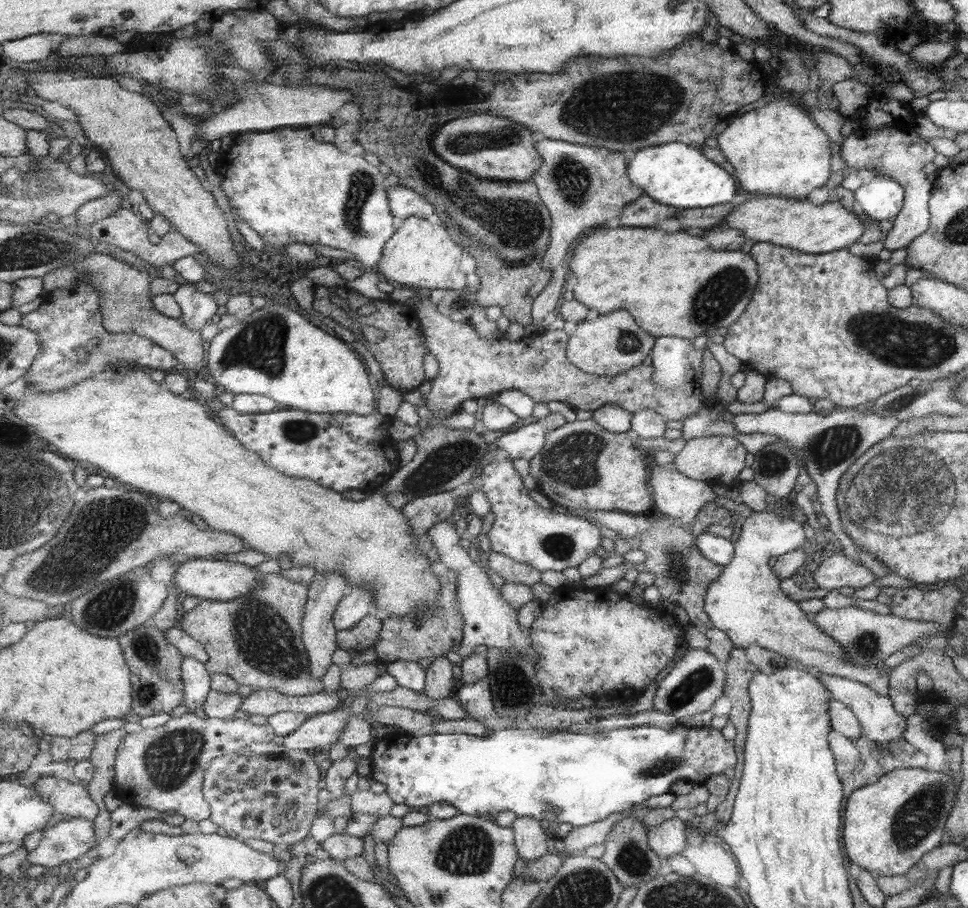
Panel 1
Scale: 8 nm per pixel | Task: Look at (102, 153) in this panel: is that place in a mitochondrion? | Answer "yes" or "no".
no

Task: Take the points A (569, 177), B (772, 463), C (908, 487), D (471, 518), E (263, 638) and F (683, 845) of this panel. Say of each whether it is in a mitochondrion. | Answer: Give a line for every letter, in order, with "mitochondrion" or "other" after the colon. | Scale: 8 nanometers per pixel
A: mitochondrion
B: mitochondrion
C: mitochondrion
D: other
E: mitochondrion
F: other

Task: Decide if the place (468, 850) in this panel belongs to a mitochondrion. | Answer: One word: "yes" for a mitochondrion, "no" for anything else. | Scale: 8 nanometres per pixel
yes

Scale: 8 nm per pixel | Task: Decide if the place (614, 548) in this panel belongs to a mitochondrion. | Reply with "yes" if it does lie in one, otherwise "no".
no

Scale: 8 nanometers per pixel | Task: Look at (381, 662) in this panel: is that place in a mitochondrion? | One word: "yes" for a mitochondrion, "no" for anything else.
no

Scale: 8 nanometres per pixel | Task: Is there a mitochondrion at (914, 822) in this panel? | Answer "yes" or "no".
yes

